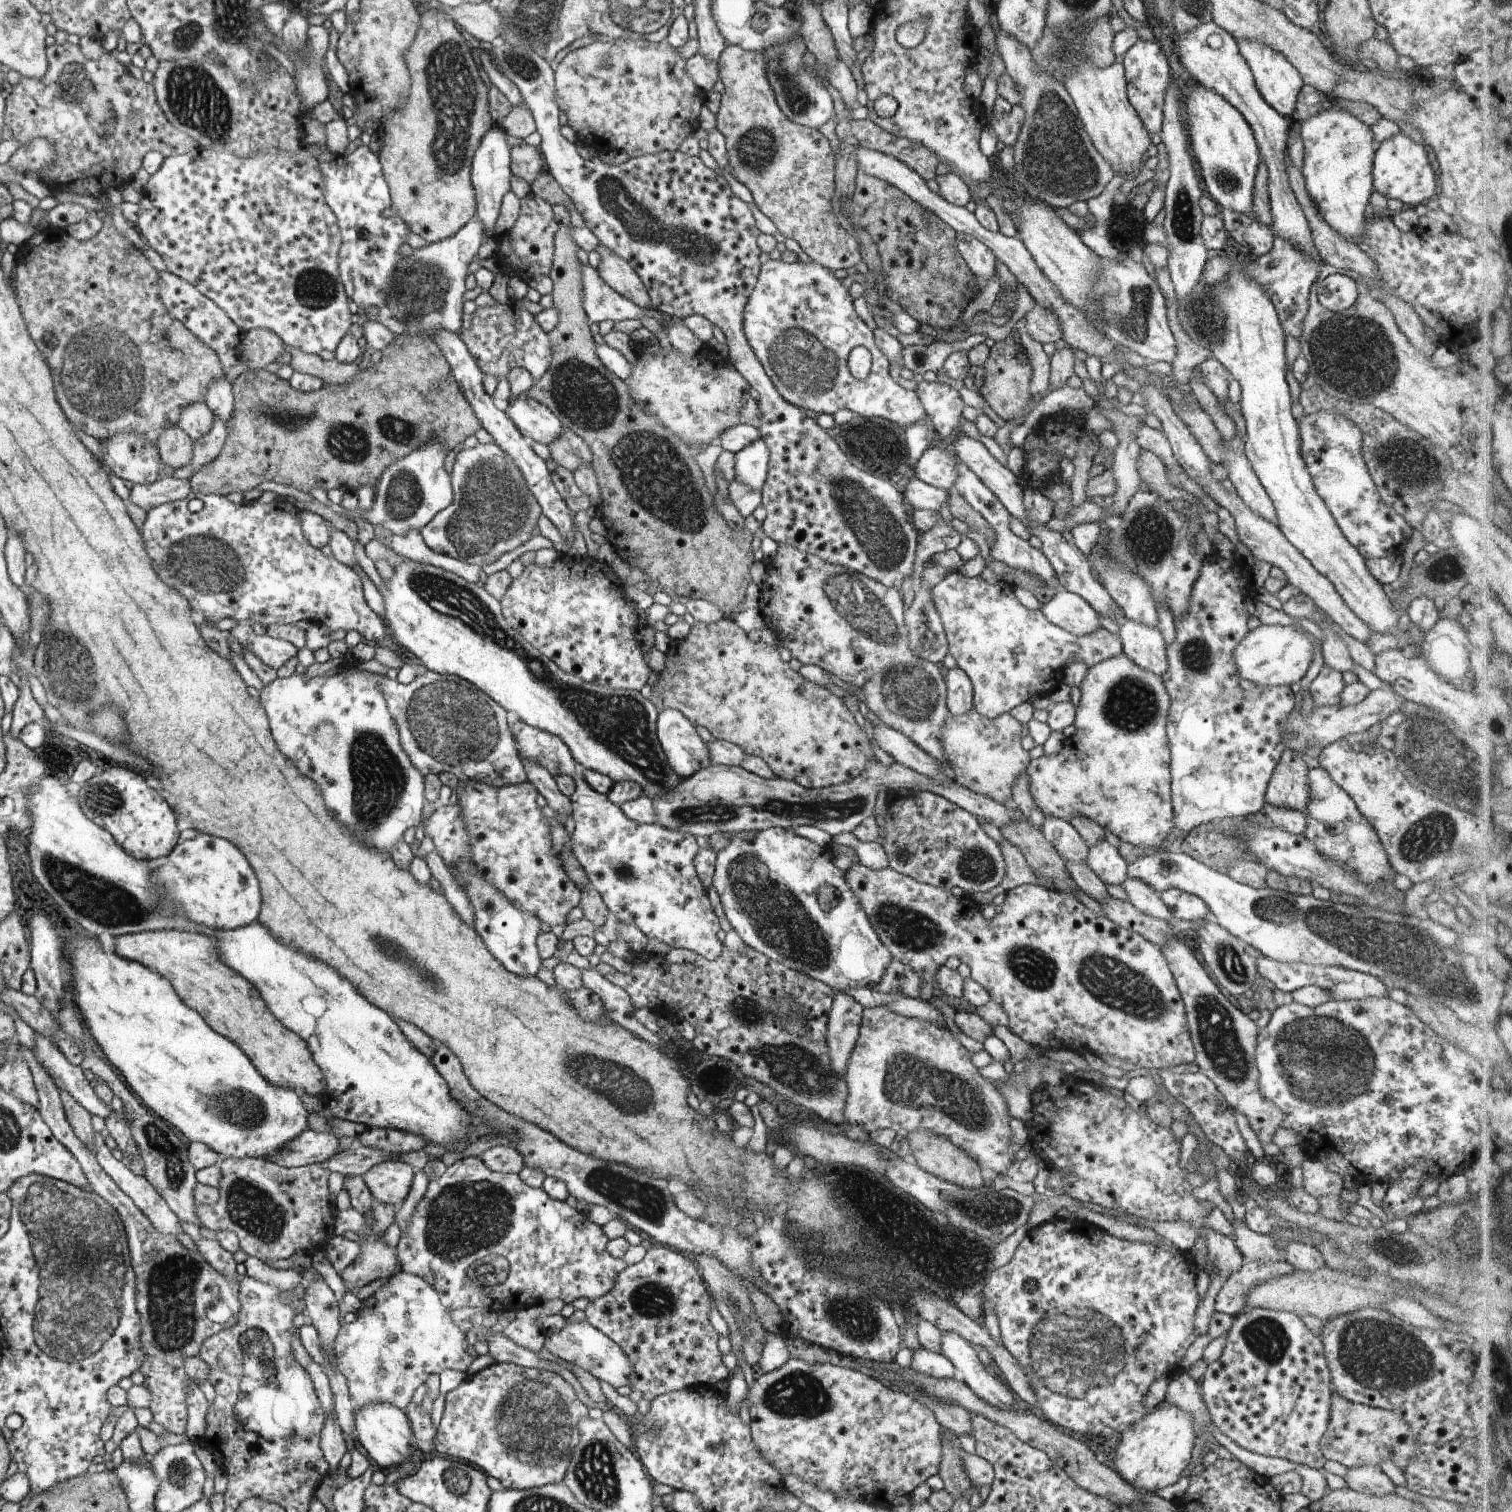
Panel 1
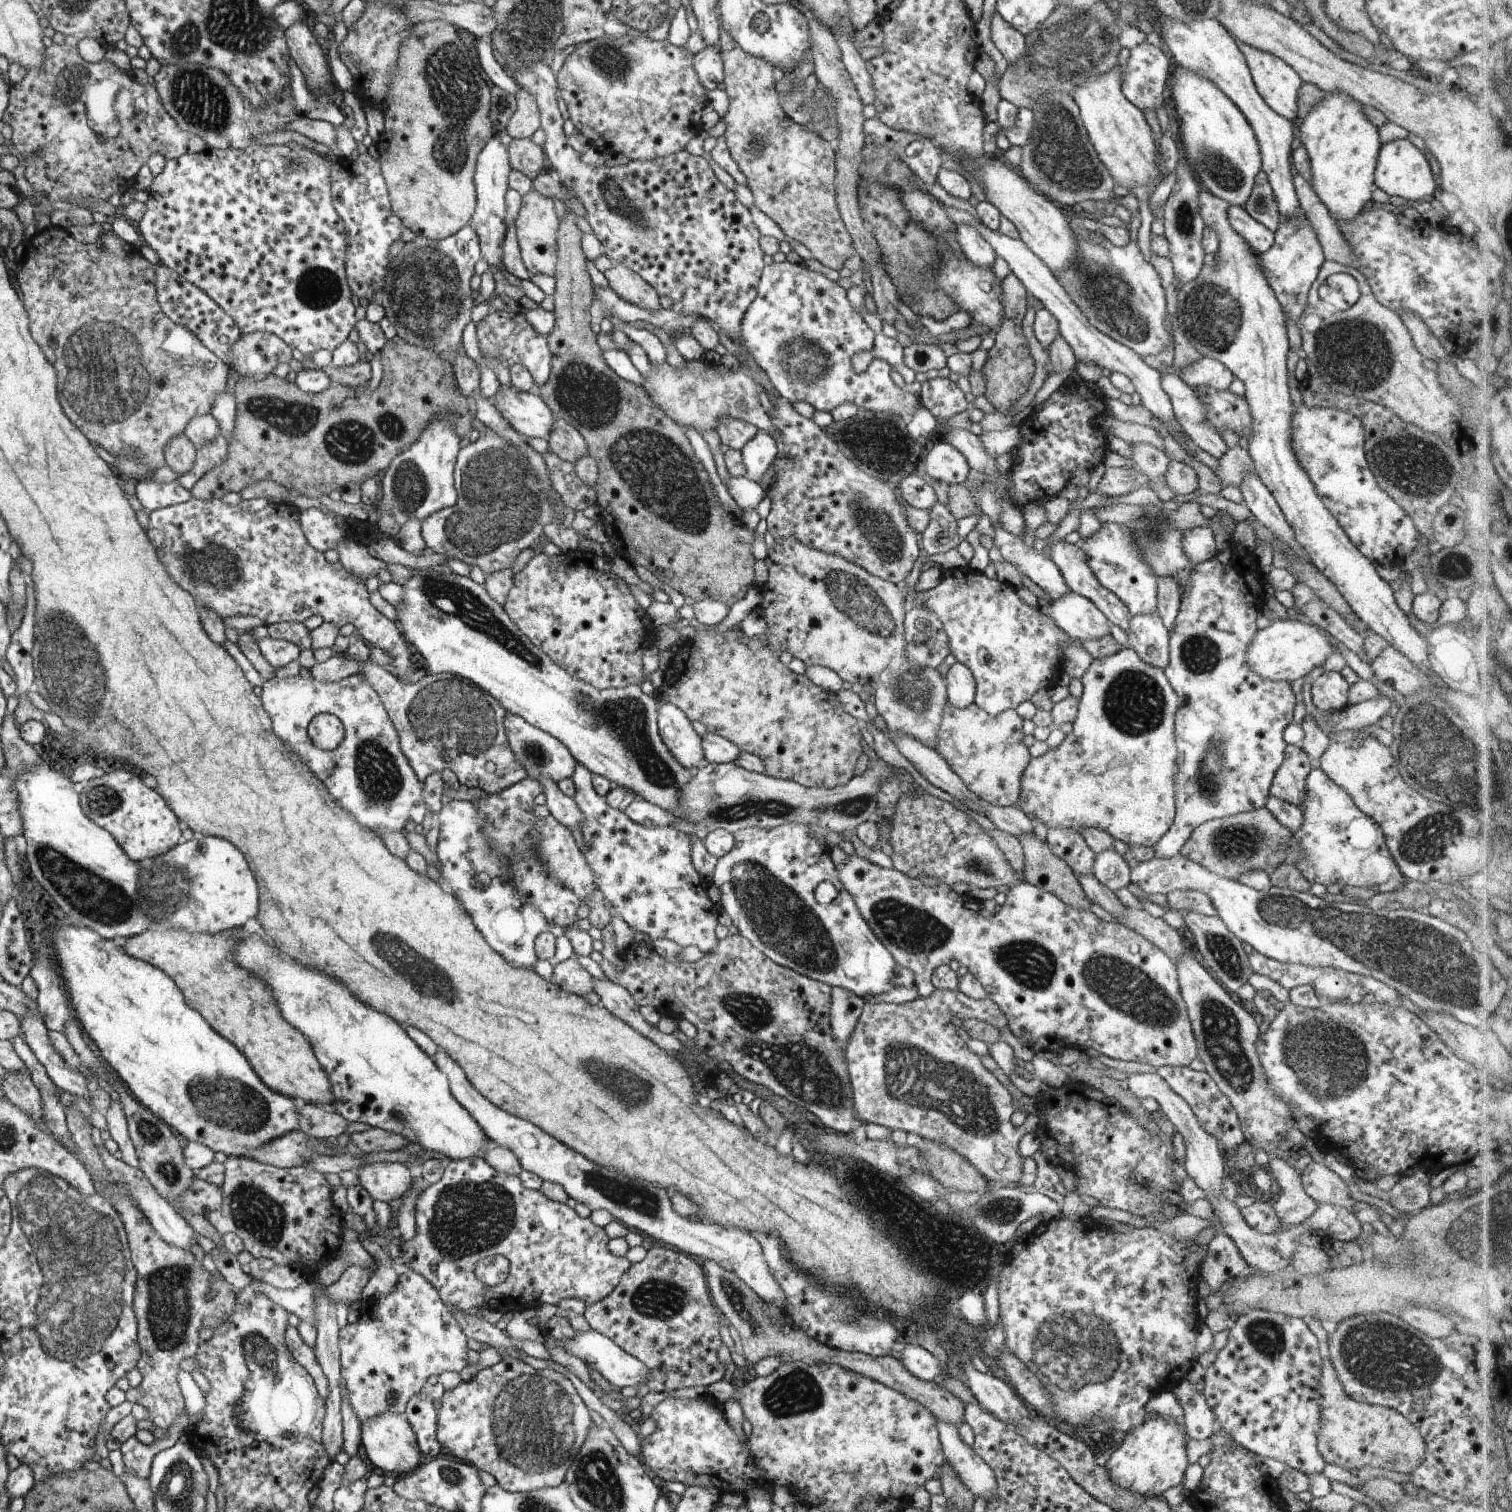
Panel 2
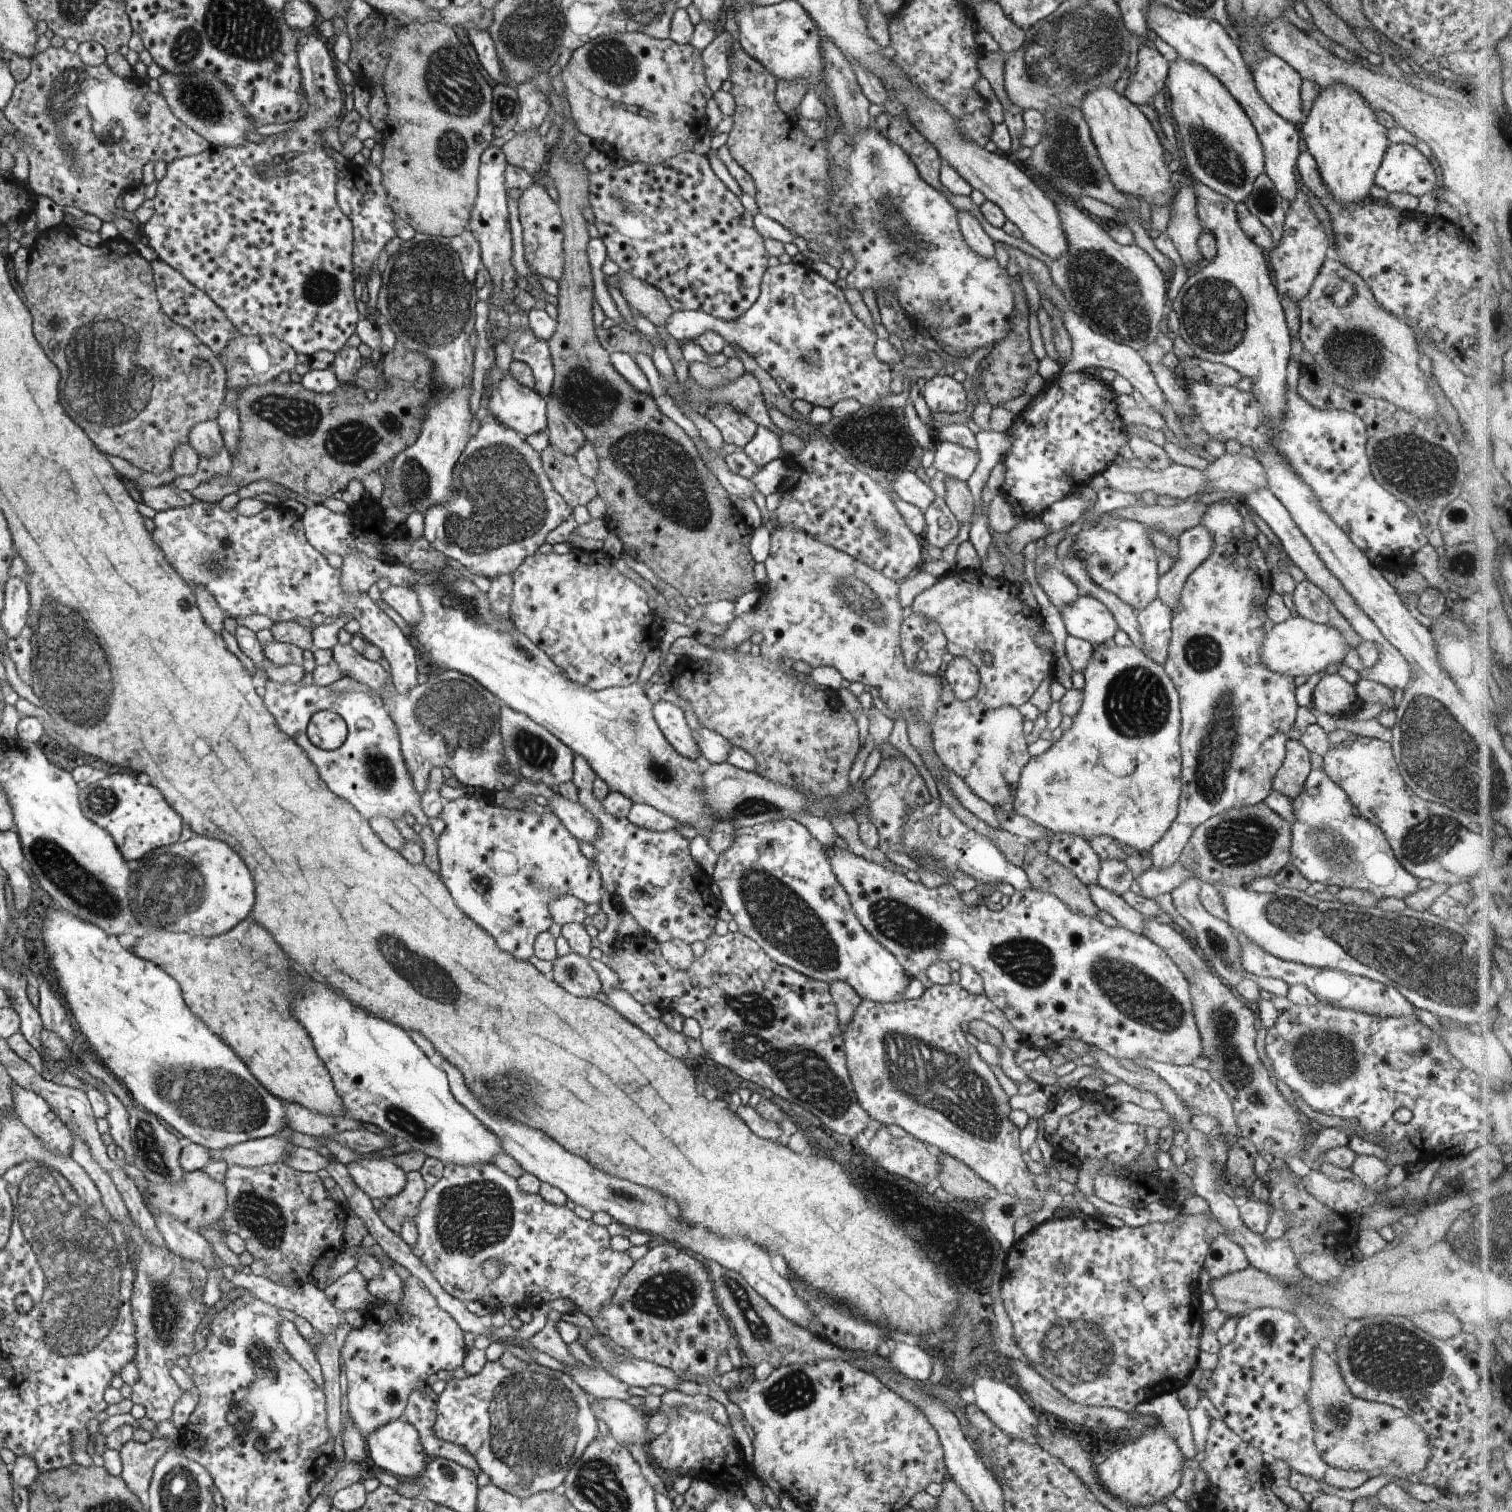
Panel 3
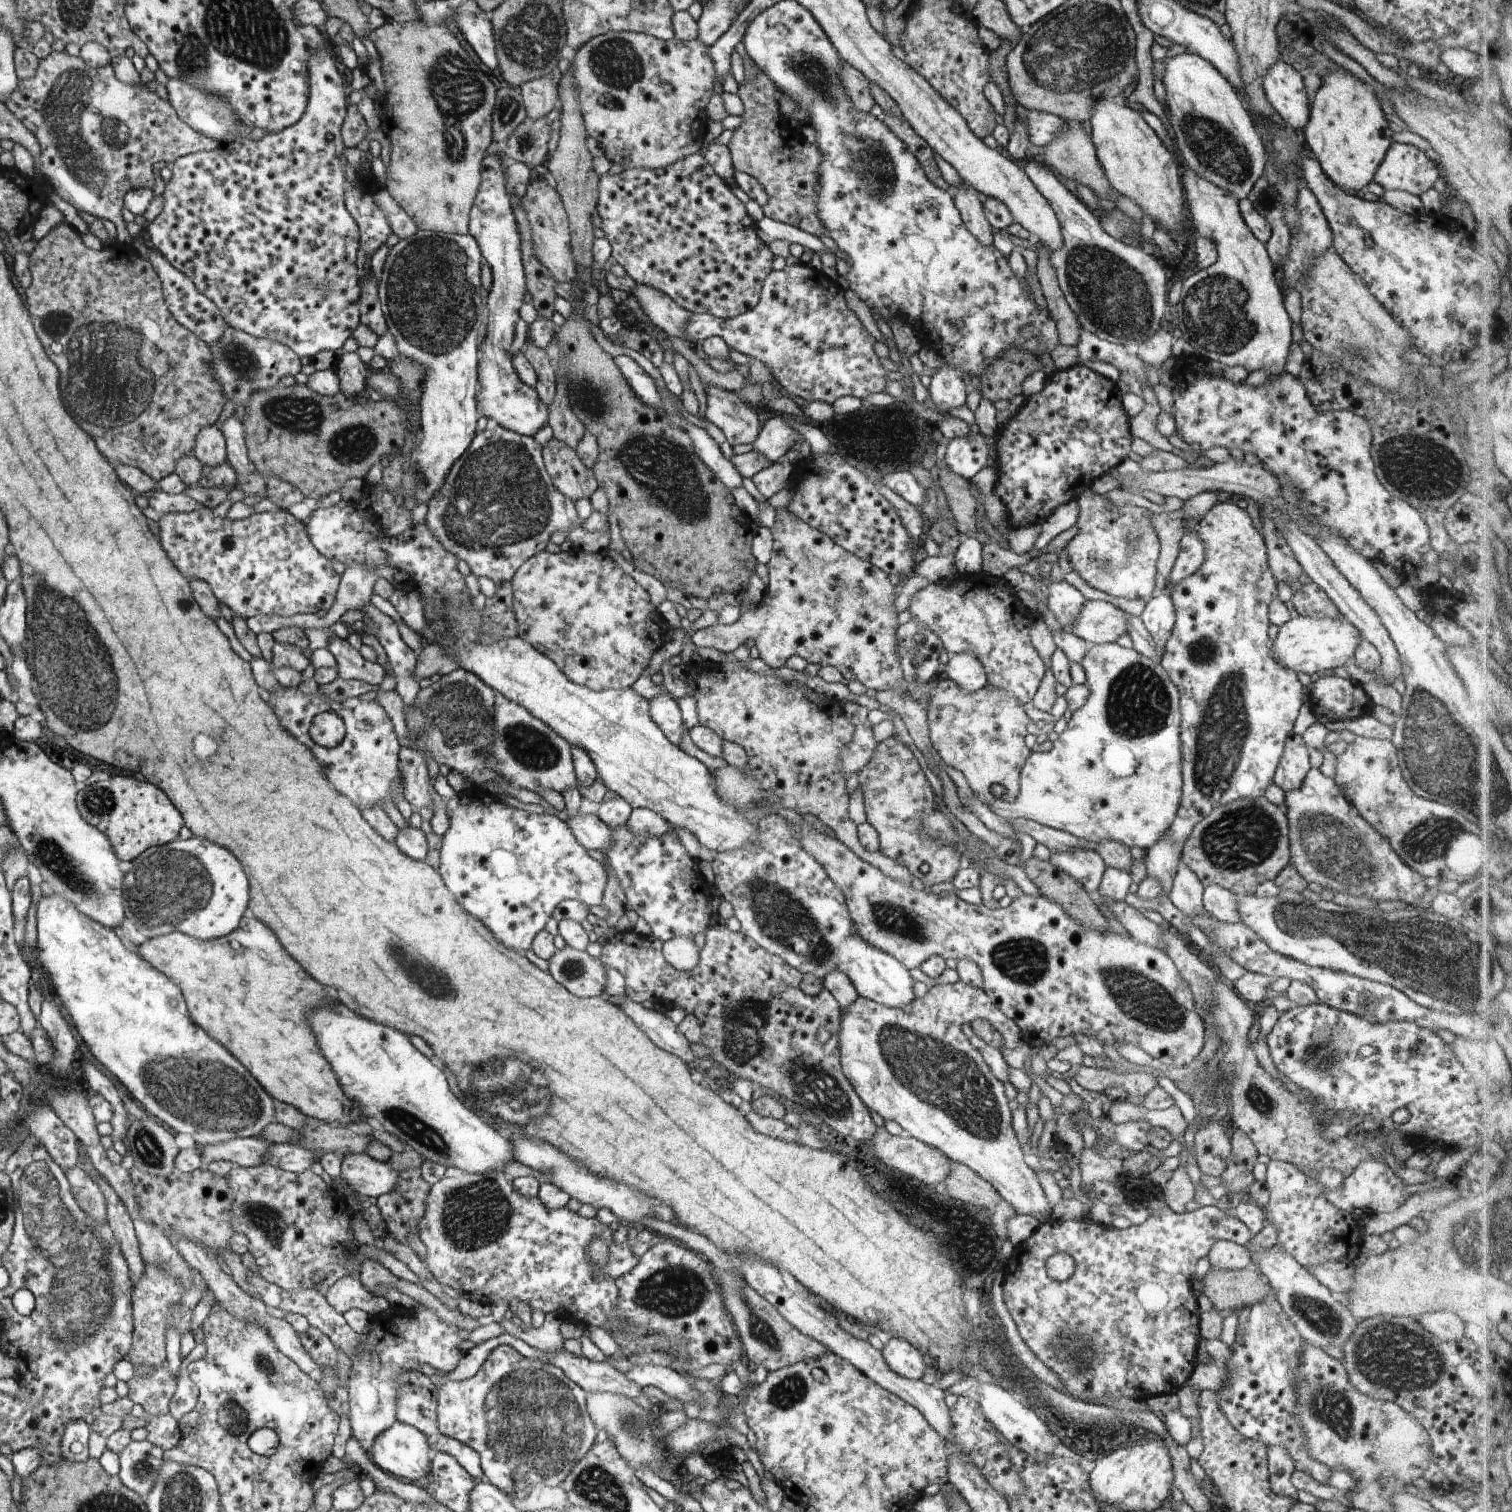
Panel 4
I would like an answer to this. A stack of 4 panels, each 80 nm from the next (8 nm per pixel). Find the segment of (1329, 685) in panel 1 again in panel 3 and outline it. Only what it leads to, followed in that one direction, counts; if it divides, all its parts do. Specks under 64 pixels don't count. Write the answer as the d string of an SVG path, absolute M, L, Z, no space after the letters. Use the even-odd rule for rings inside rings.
M1337 672L1321 674L1312 692L1311 702L1323 715L1348 718L1354 716L1354 712L1363 704L1354 692L1354 685L1344 680Z

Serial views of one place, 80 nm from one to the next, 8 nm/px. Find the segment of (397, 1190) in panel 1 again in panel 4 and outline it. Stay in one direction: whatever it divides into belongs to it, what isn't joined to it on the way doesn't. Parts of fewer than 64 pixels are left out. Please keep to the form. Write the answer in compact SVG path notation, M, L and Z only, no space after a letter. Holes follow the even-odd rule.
M348 1153L341 1159L341 1178L352 1191L364 1198L393 1191L399 1172L387 1162L376 1160L369 1154Z

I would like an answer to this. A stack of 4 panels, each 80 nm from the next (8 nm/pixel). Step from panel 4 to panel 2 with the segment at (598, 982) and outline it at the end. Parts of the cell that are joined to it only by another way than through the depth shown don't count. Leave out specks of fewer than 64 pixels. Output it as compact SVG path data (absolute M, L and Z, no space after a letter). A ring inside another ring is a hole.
M574 954L553 968L551 982L561 987L562 990L568 991L569 994L583 997L592 991L593 978L580 966L580 962L576 958L577 956Z

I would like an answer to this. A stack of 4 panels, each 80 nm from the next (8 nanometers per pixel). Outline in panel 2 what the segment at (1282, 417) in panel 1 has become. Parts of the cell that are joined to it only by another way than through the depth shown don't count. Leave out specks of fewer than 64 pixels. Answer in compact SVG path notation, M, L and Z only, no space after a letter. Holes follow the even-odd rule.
M1202 187L1199 196L1199 208L1205 226L1212 228L1218 234L1220 242L1215 257L1210 260L1212 268L1208 270L1208 274L1200 274L1196 280L1186 282L1179 288L1177 318L1180 331L1185 338L1188 338L1188 342L1202 354L1202 357L1209 357L1222 362L1234 374L1234 378L1243 382L1244 388L1246 388L1244 400L1246 400L1250 409L1250 416L1252 416L1252 436L1248 442L1247 452L1254 462L1256 474L1264 486L1270 490L1276 504L1280 506L1288 526L1292 528L1296 542L1306 550L1306 554L1310 558L1309 564L1313 565L1336 586L1339 594L1348 602L1353 614L1360 618L1369 630L1384 638L1389 645L1410 659L1414 665L1427 670L1428 642L1426 642L1426 637L1414 628L1410 618L1400 610L1389 582L1378 576L1375 565L1350 542L1344 530L1338 525L1334 516L1330 514L1316 493L1314 484L1308 477L1308 472L1302 468L1300 460L1294 454L1294 448L1292 448L1292 416L1295 408L1287 380L1286 361L1289 341L1285 313L1282 312L1282 306L1280 306L1274 290L1266 282L1261 266L1258 266L1259 256L1252 252L1250 244L1238 232L1232 230L1232 226L1228 222L1228 210L1230 209L1228 203Z

